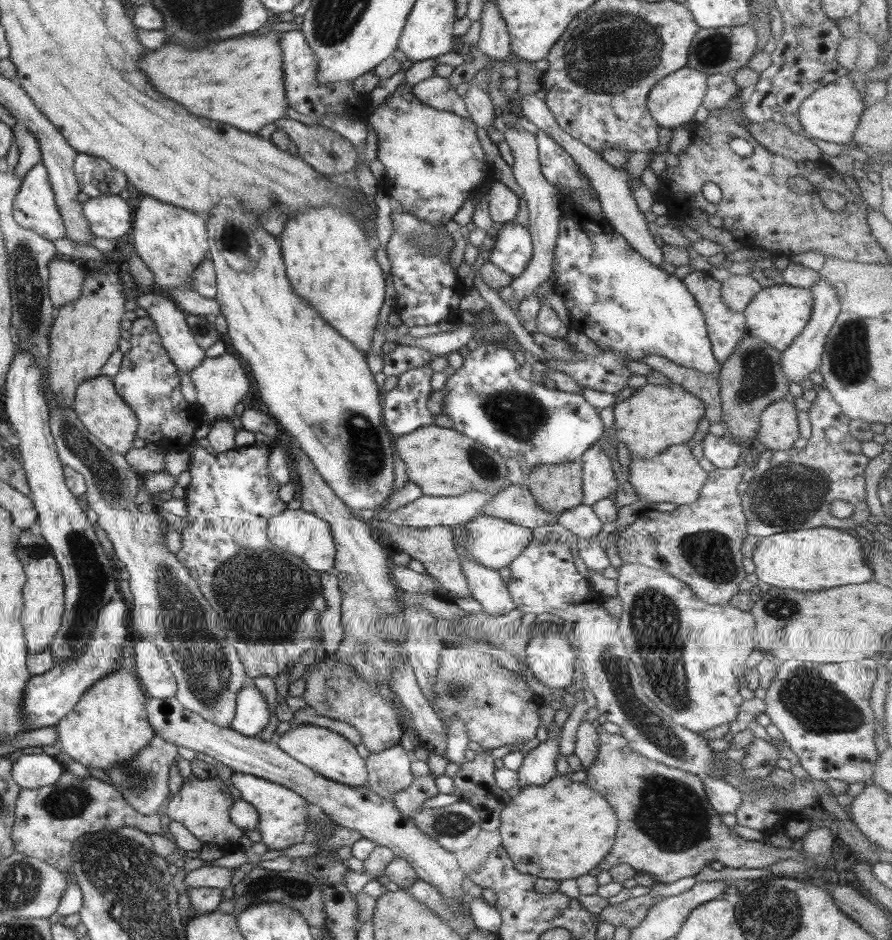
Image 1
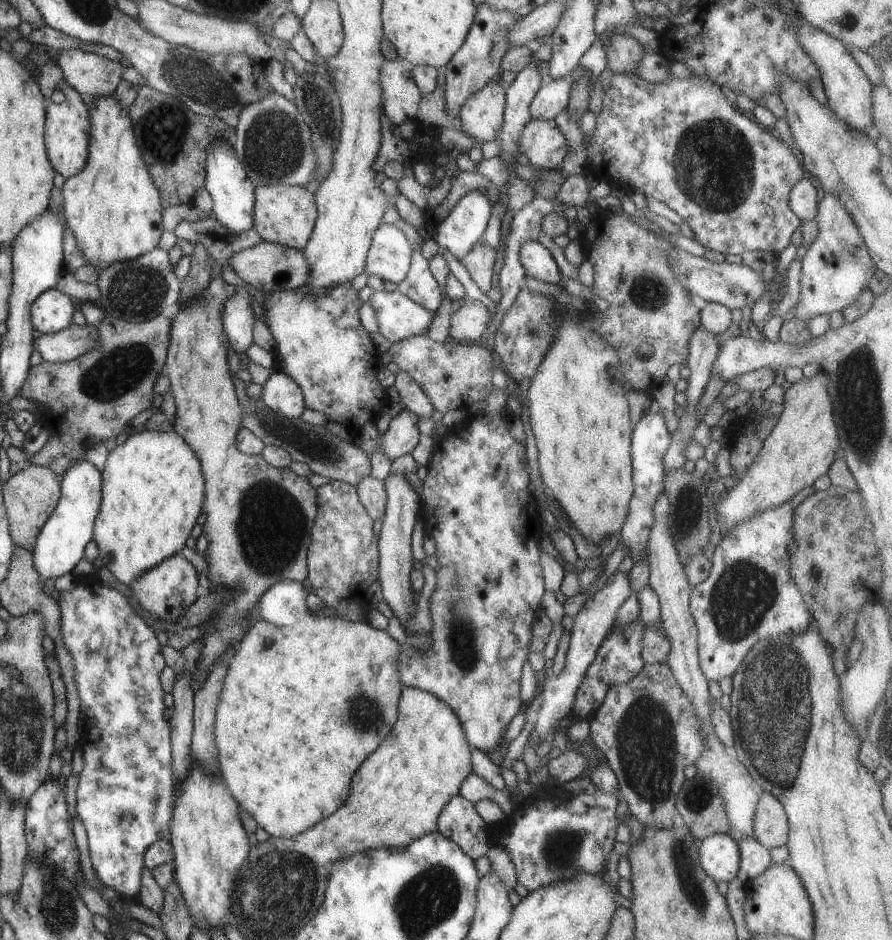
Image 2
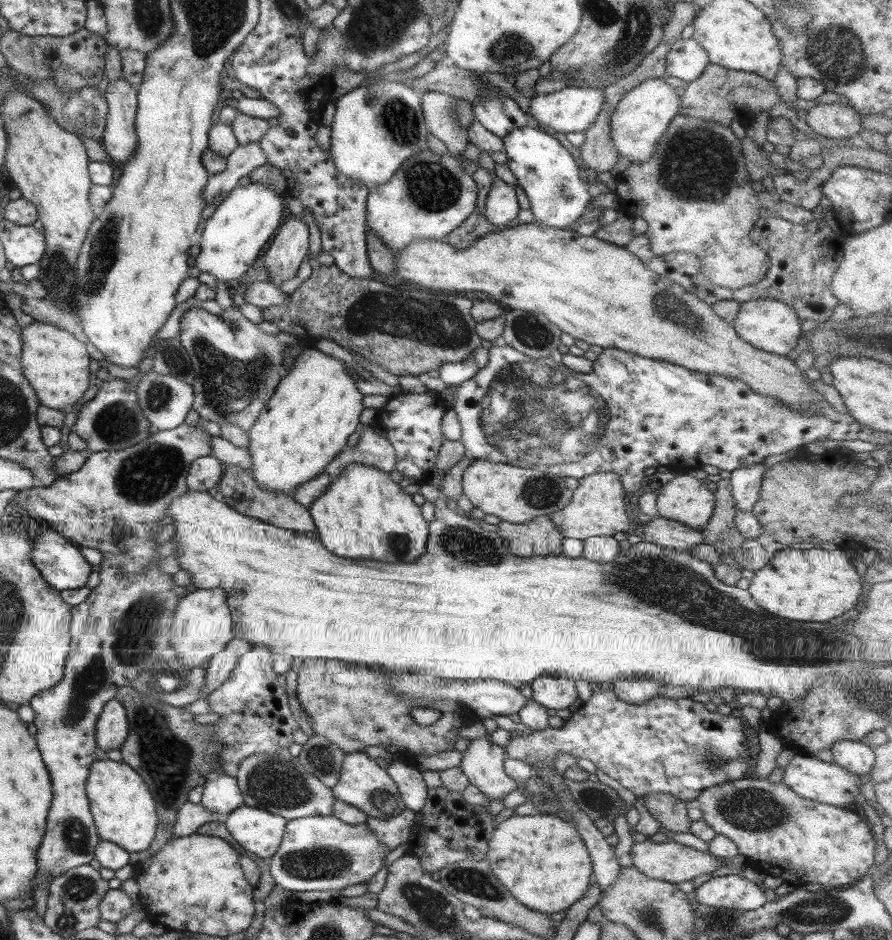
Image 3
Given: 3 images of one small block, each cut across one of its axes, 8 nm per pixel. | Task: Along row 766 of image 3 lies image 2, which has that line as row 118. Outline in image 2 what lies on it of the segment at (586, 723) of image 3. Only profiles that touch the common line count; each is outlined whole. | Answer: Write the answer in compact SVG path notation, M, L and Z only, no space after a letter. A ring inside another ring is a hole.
M614 74L607 82L607 88L603 88L601 108L595 115L595 129L588 140L582 138L582 145L586 151L586 164L583 175L593 177L598 183L603 182L613 190L621 190L623 194L629 194L629 190L636 188L645 197L651 197L657 202L663 203L667 208L677 213L682 222L691 229L695 241L707 251L715 251L719 258L725 255L741 255L751 250L763 250L777 256L790 243L793 232L799 227L798 217L789 207L789 194L791 188L804 176L805 171L799 164L790 149L784 142L776 140L765 130L763 126L752 122L741 115L727 102L722 90L705 77L688 76L685 78L667 78L663 82L644 82L635 74ZM529 118L515 142L517 142L517 152L527 158L530 166L539 169L558 169L568 150L564 136L551 118Z

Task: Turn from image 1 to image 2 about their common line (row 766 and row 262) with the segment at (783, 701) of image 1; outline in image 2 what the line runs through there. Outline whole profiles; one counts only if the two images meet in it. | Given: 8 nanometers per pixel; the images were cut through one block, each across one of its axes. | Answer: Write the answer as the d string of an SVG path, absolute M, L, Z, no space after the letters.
M824 192L818 200L813 221L817 224L817 236L807 245L805 255L801 259L799 273L799 296L793 308L793 319L807 322L820 314L842 312L847 306L857 301L874 272L874 265L869 252L860 238L855 220L843 202Z

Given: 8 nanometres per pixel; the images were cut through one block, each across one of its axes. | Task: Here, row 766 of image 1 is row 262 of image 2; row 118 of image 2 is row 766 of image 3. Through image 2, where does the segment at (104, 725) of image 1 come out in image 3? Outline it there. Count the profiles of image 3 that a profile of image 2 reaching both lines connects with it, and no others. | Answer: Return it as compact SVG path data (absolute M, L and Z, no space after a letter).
M100 758L89 766L85 792L99 839L119 845L128 853L148 848L156 831L157 811L138 772L122 762Z

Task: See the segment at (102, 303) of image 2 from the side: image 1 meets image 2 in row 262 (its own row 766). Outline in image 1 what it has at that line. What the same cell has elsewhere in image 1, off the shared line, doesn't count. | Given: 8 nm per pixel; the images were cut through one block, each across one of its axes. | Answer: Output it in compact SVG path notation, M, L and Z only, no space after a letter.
M154 734L146 745L131 760L104 771L111 782L110 786L119 792L133 810L145 816L155 813L161 802L171 795L167 789L167 772L175 757L178 757L177 747L163 740L162 736Z

